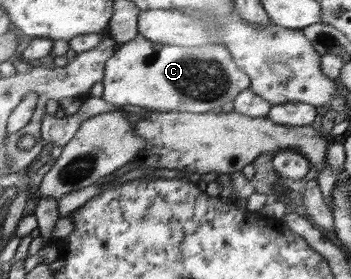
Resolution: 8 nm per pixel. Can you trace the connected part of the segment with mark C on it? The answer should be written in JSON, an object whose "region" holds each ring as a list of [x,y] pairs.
{"region":[[[138,33],[136,38],[124,43],[106,61],[101,98],[121,108],[131,104],[159,112],[220,113],[226,102],[236,100],[237,94],[251,85],[252,79],[237,65],[233,55],[222,44],[205,44],[202,47],[176,46],[152,42]]]}

